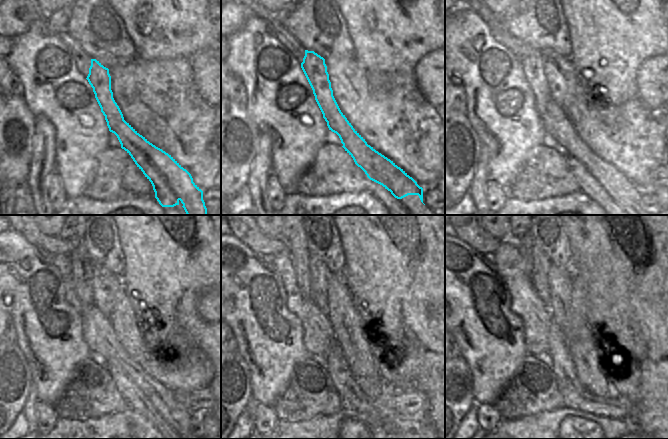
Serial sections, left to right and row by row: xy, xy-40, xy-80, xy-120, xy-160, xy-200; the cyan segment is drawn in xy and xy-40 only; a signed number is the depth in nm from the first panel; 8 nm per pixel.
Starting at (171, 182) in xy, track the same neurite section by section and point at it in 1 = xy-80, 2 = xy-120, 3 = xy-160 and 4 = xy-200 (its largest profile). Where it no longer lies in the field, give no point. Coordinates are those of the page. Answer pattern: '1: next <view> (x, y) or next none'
1: next xy-80 (531, 59)
2: next xy-120 (83, 286)
3: next xy-160 (298, 248)
4: next xy-200 (523, 243)

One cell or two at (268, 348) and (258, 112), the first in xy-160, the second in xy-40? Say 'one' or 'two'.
one

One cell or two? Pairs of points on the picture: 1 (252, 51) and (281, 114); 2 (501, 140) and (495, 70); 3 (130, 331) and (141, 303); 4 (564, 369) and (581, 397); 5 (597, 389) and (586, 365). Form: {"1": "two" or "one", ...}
{"1": "one", "2": "one", "3": "two", "4": "one", "5": "one"}

